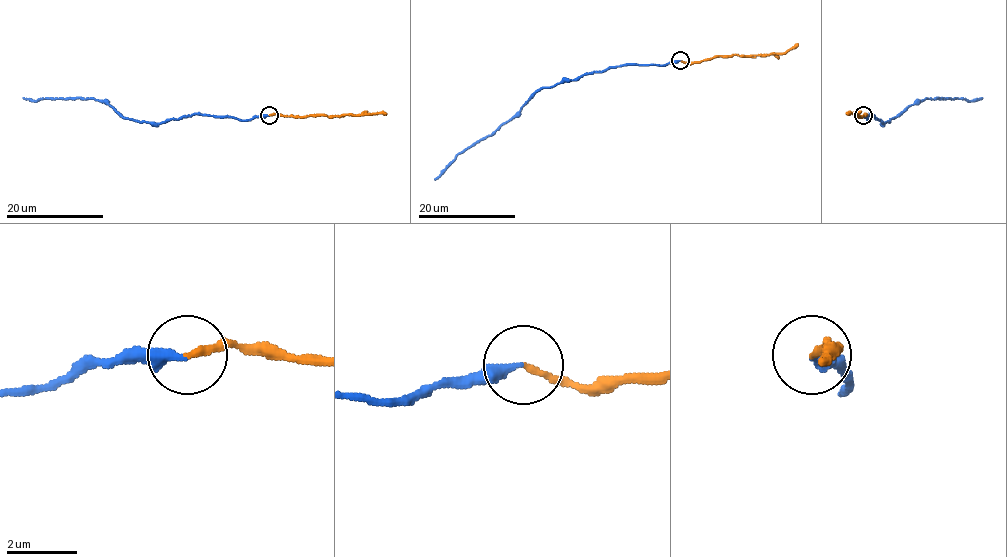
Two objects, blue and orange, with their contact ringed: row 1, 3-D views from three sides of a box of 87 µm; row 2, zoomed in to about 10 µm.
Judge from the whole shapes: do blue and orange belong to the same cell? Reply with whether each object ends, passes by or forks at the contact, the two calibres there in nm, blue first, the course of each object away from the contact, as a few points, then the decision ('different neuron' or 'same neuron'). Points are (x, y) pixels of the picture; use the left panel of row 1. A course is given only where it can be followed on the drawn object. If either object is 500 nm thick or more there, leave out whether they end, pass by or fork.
blue ends; orange ends; calibres 340 and 190 nm; course blue (268, 115), (245, 120), (198, 114), (150, 123), (121, 117), (106, 102), (93, 98), (30, 101), (23, 97); course orange (268, 115), (341, 117), (386, 113); same neuron

